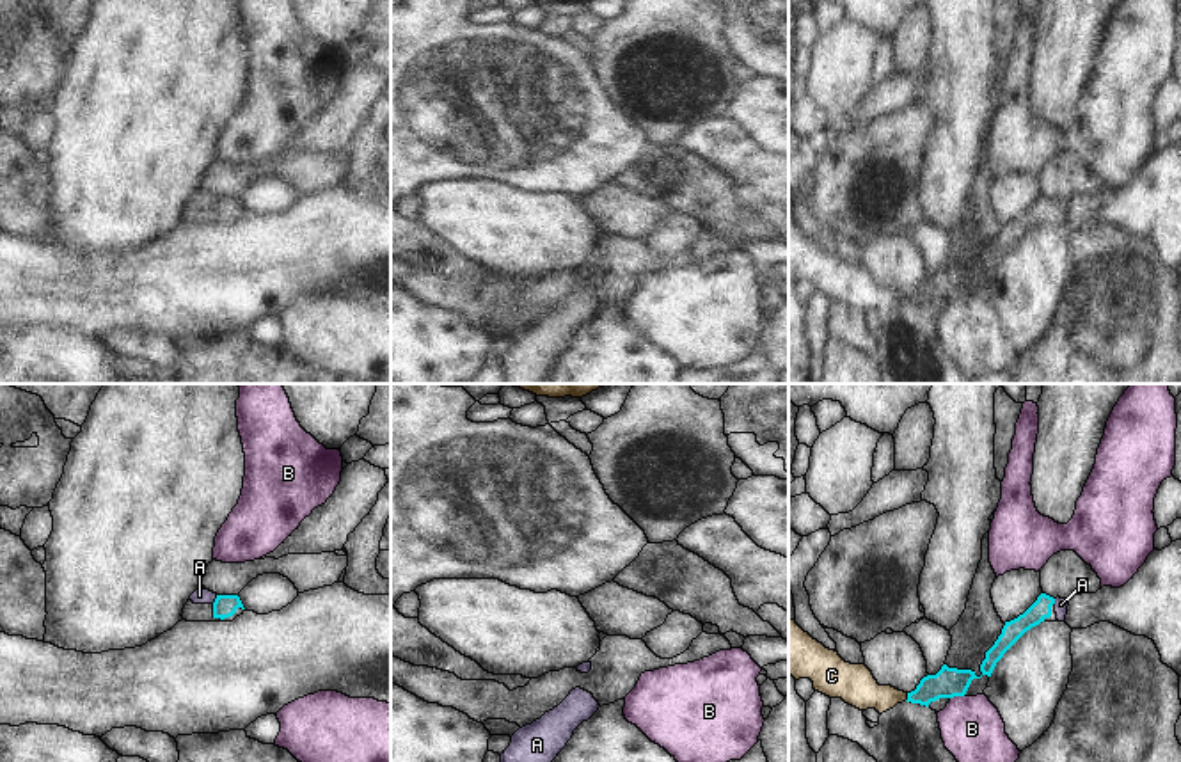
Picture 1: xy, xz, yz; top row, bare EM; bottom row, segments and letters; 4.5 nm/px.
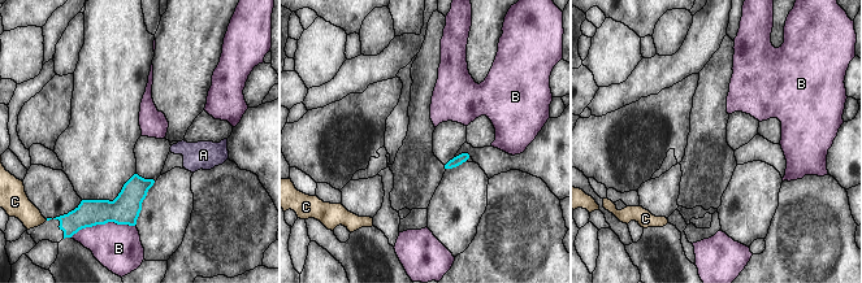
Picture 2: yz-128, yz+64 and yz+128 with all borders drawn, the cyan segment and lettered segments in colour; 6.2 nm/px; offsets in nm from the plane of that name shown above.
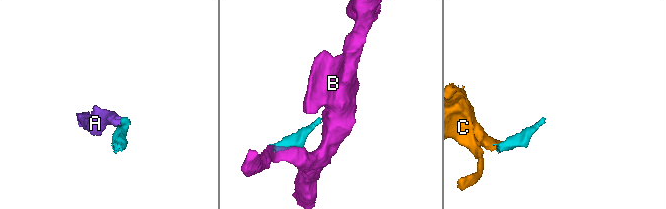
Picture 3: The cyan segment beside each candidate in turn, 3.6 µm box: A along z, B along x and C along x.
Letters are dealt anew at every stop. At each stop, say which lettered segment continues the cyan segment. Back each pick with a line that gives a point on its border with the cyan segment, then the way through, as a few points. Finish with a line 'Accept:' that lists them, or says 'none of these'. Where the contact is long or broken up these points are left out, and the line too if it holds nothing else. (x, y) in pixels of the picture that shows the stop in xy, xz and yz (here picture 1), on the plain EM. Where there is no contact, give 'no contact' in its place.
A: contact xy (215, 201); way xy (224, 208), (215, 201), (199, 198)
Accept: A

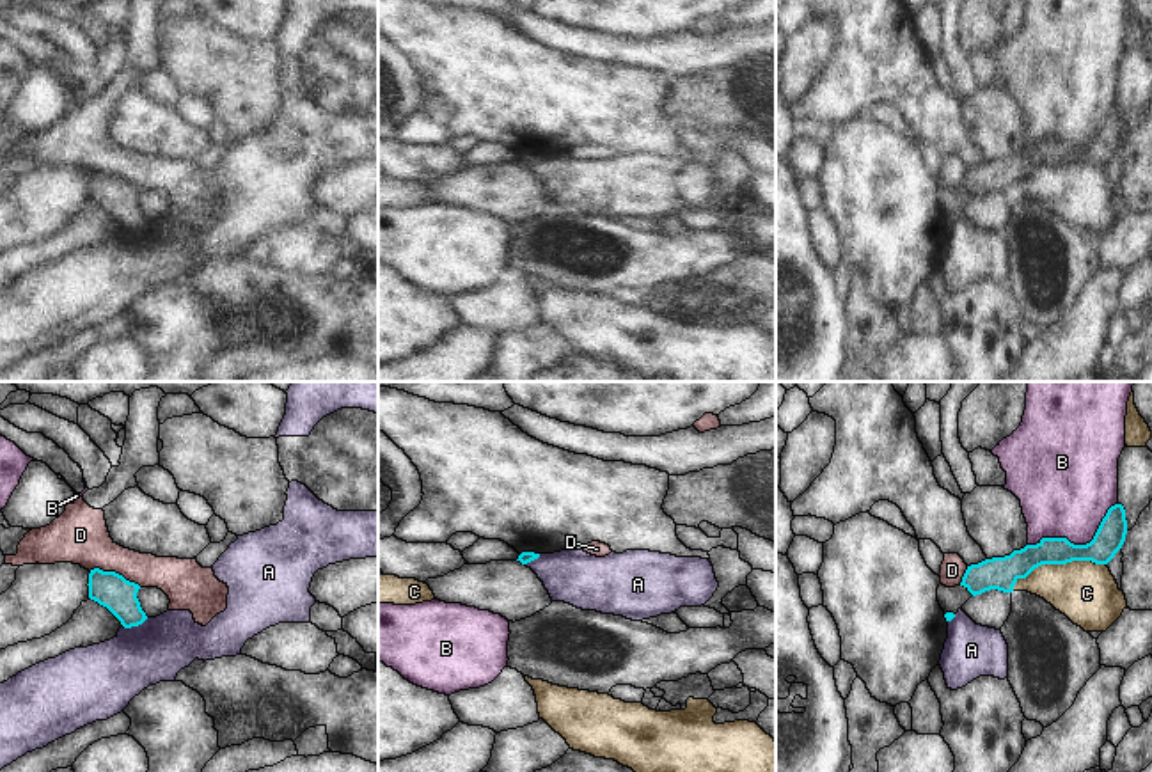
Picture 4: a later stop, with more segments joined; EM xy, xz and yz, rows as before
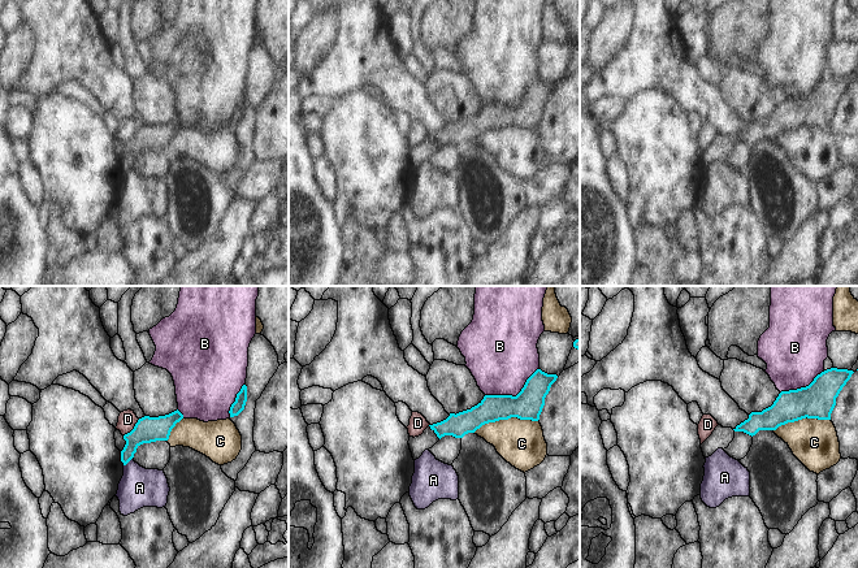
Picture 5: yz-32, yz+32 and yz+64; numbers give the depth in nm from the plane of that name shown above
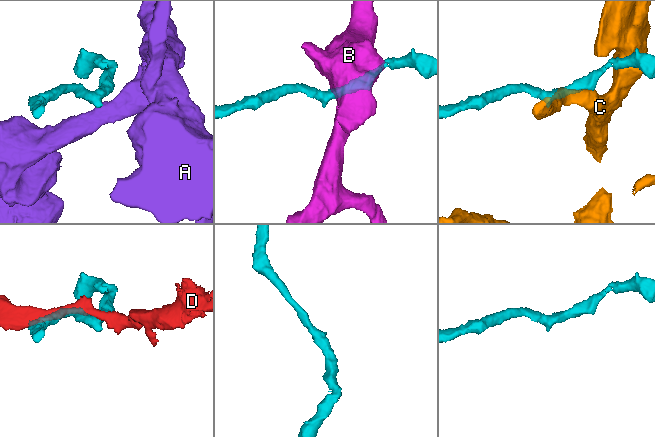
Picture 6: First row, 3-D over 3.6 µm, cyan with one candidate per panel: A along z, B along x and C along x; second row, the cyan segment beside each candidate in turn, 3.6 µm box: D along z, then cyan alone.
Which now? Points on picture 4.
Accept: none of these

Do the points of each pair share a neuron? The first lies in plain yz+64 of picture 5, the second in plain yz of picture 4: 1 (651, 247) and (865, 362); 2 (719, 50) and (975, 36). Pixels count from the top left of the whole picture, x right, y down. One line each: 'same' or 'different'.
1: same
2: same

